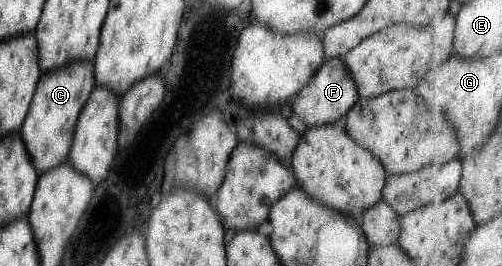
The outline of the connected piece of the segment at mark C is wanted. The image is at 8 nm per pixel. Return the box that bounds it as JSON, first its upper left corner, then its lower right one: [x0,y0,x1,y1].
[20,60,95,174]

